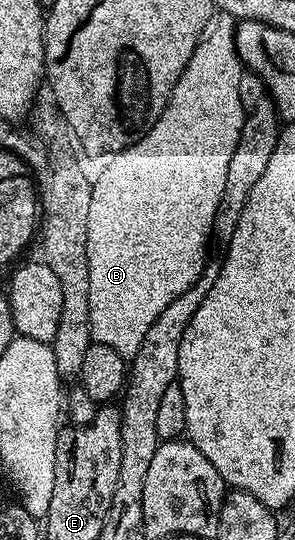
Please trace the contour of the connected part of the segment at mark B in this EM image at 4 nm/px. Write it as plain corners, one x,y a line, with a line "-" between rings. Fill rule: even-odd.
220,17
209,26
200,44
194,49
182,77
178,77
178,85
174,85
172,96
168,98
166,109
162,117
146,132
134,145
130,145
125,151
115,152
107,160
108,163
92,182
92,200
90,201
90,221
86,229
86,257
90,265
90,325
92,326
93,340
102,345
110,345
114,353
118,353
125,361
131,361
138,353
138,345
142,345
142,337
146,337
146,329
158,321
158,313
174,301
174,297
182,297
194,281
204,271
204,264
209,258
208,243
212,239
212,226
214,225
214,213
218,209
218,201
222,201
222,189
226,185
226,169
230,169
230,157
238,145
238,137
242,133
245,110
242,101
238,97
238,81
242,70
242,61
236,52
236,33
231,18

